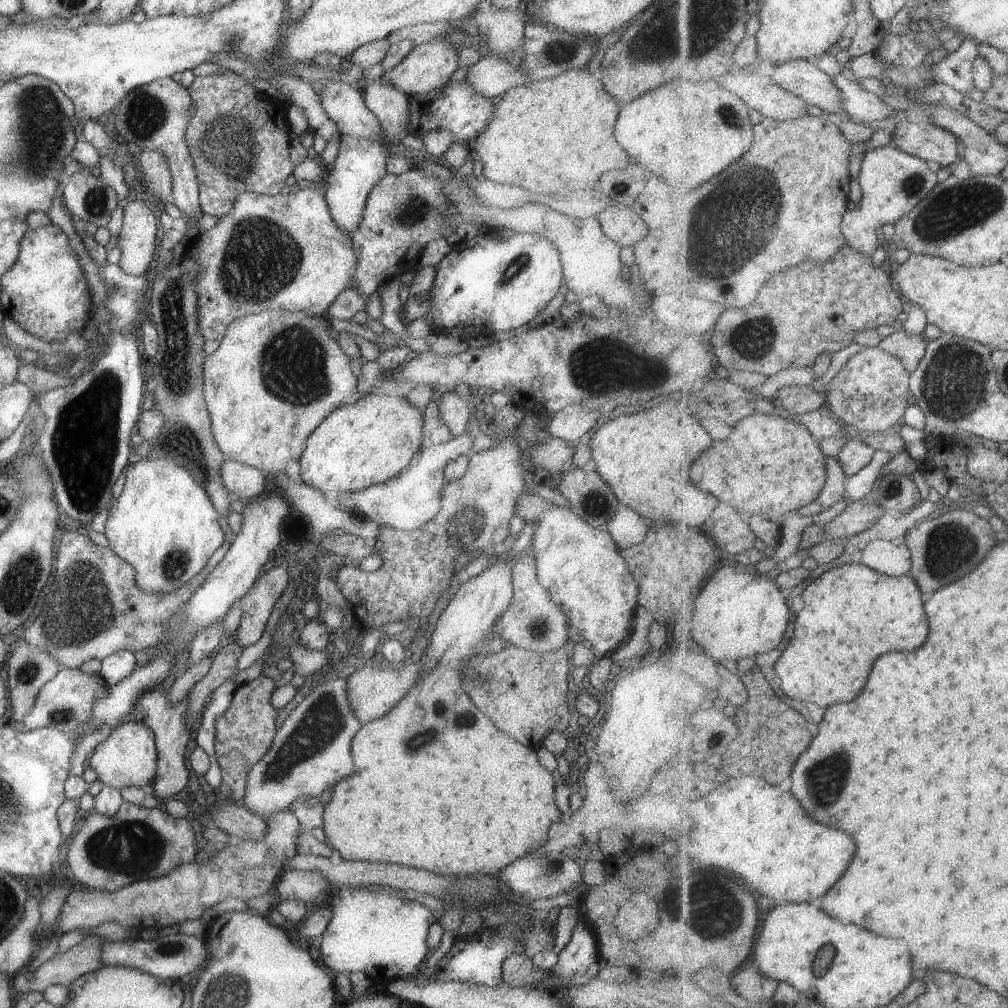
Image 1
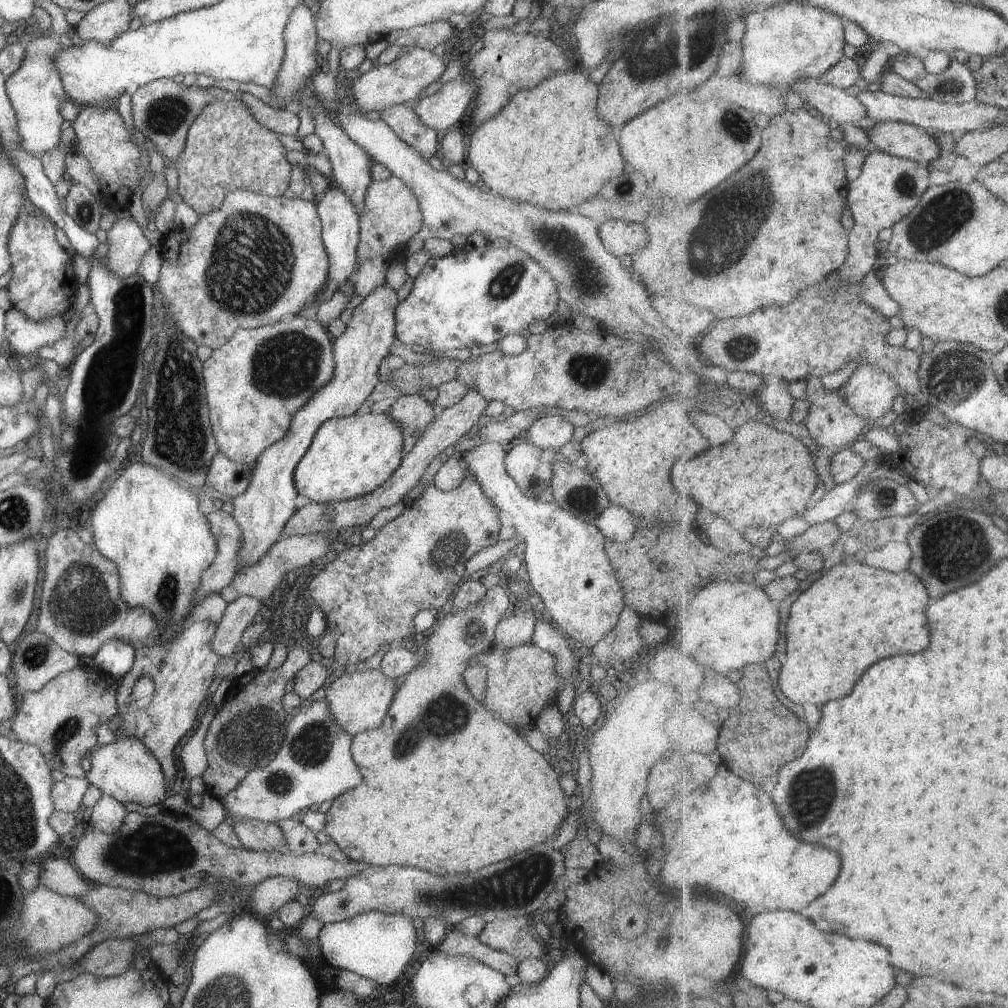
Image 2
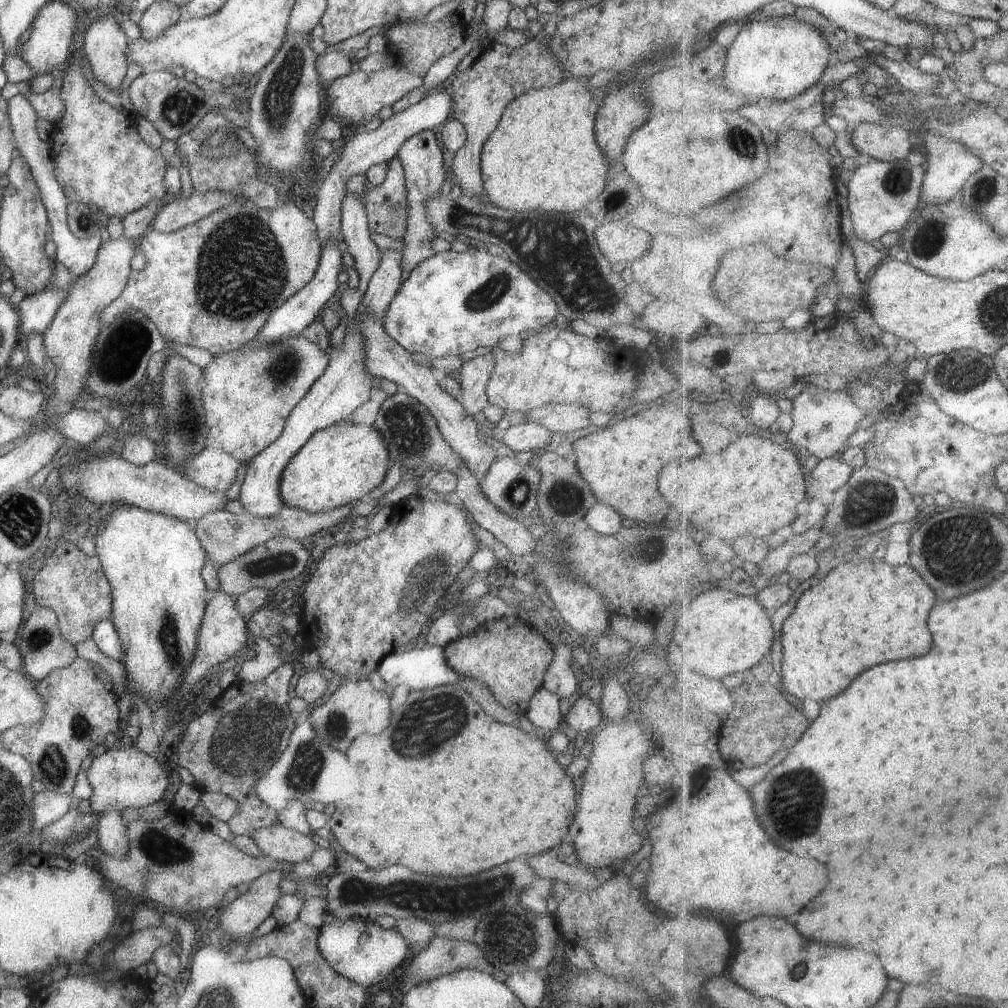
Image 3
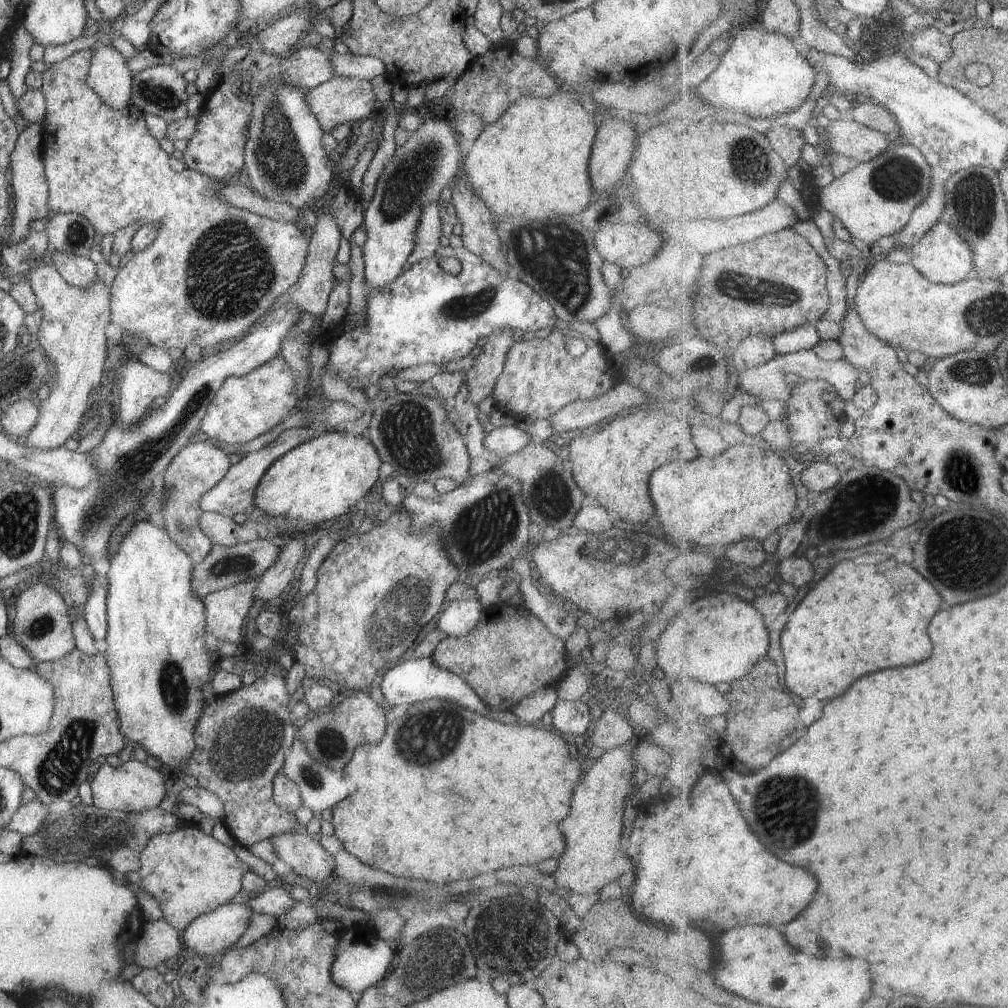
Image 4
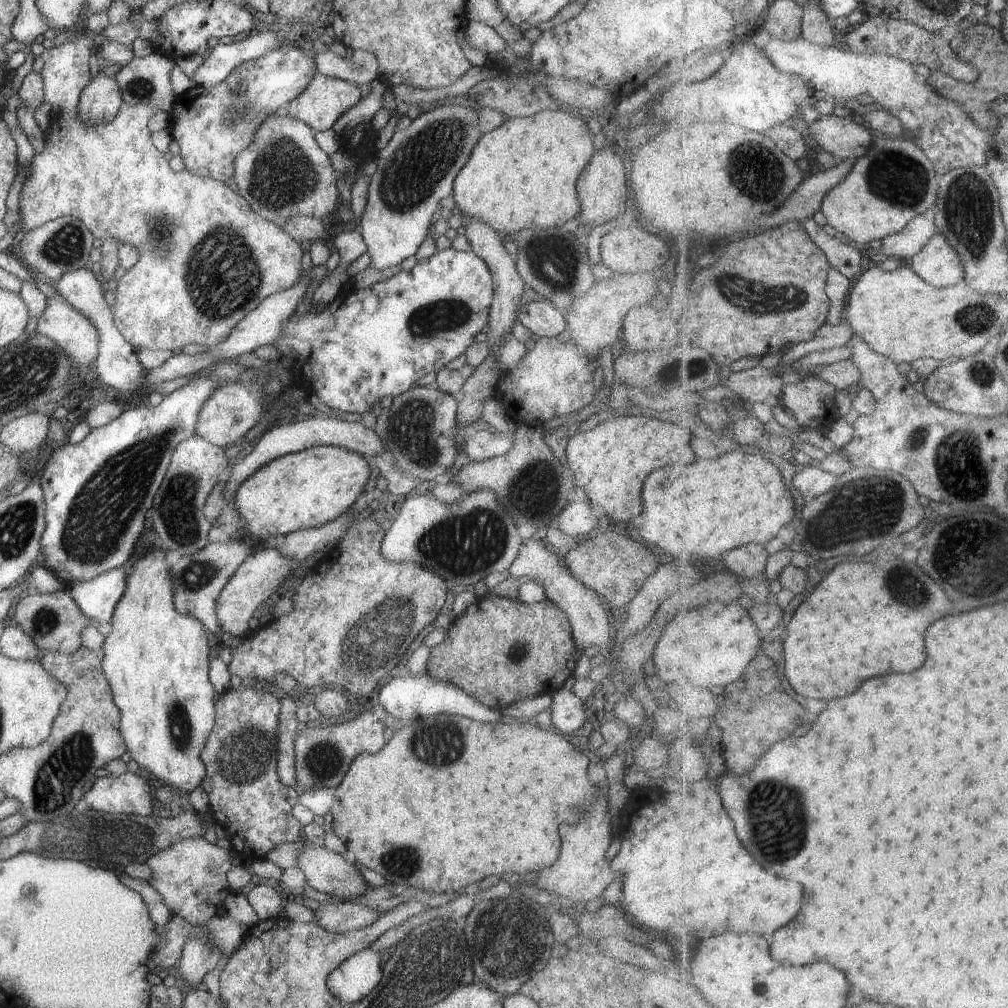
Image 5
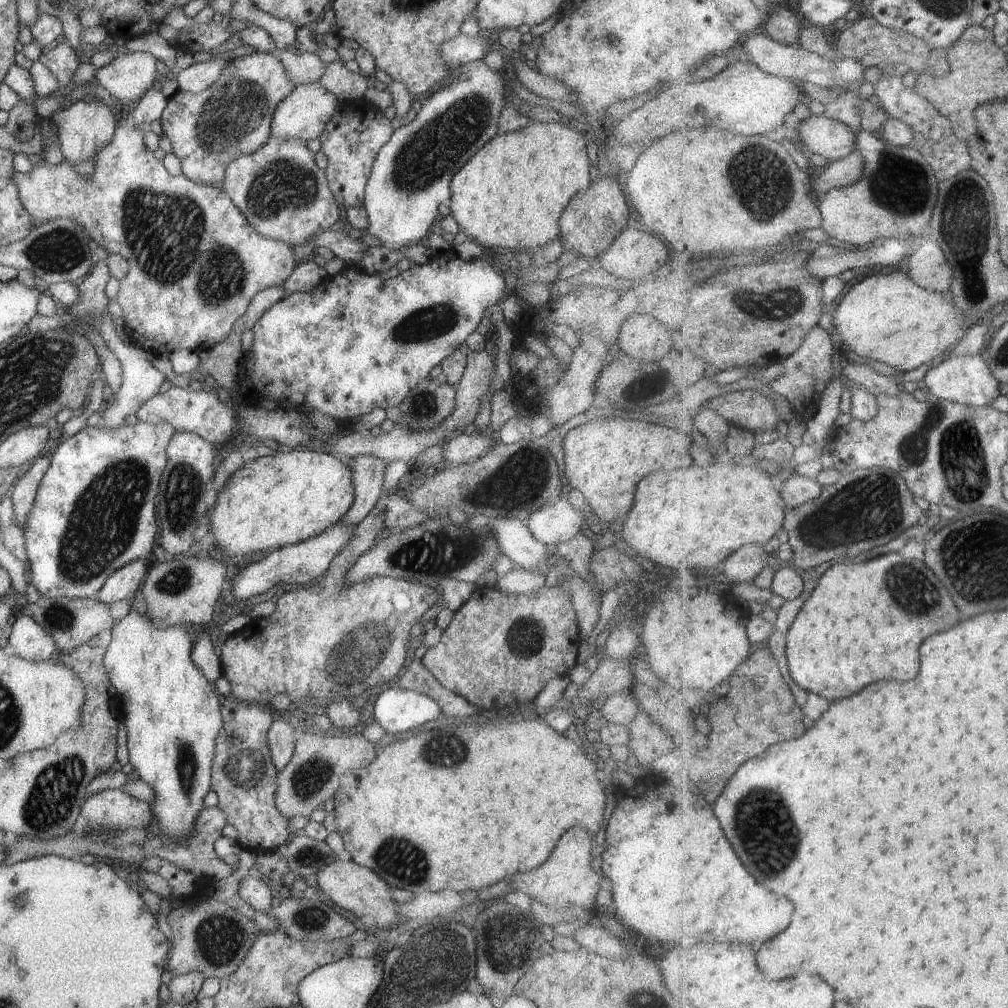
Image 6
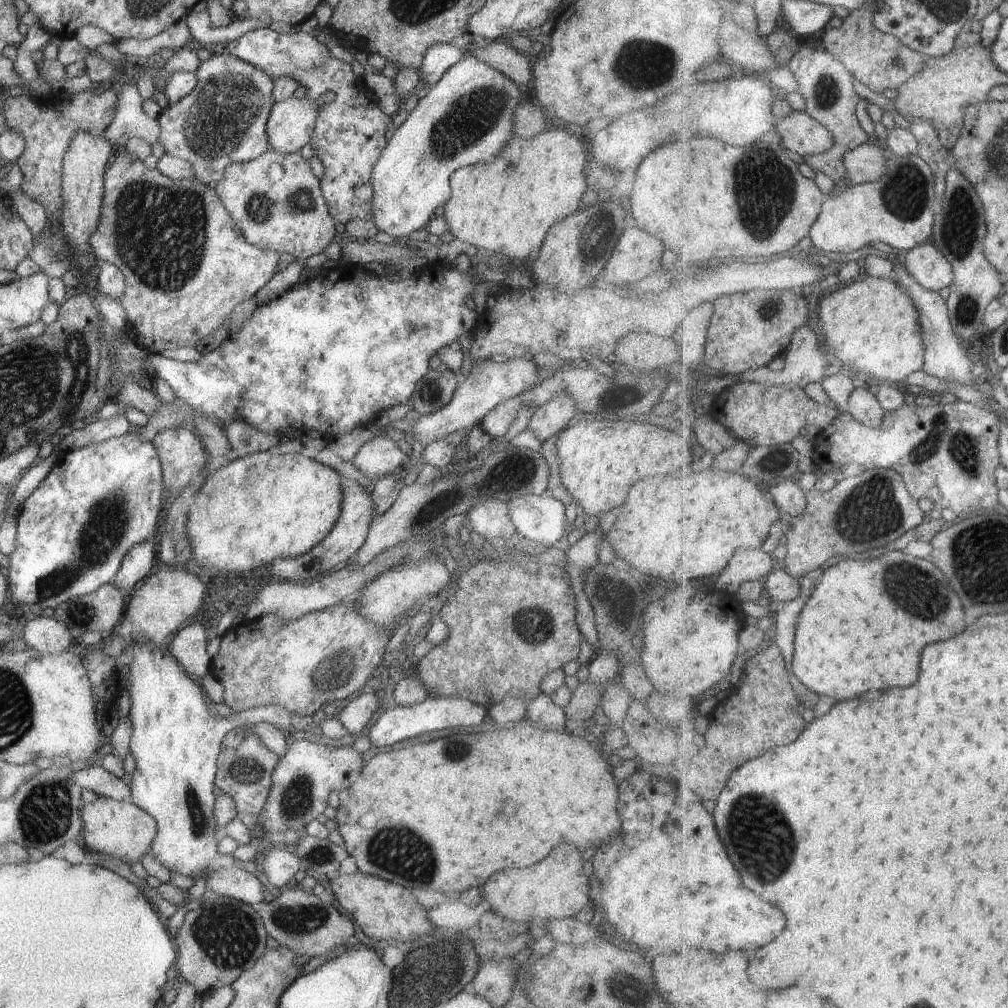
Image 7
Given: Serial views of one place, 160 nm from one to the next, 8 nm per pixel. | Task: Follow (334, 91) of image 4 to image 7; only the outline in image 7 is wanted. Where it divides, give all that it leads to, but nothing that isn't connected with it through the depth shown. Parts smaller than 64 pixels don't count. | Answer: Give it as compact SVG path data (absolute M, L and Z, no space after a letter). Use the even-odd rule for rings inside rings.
M305 96L294 97L274 102L266 118L268 146L279 154L299 151L314 129L319 104Z

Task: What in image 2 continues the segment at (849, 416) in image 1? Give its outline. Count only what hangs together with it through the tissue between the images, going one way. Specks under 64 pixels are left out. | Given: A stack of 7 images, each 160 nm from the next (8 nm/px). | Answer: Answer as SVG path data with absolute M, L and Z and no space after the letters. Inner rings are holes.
M860 364L849 382L843 386L841 394L859 416L866 418L869 427L871 427L876 424L877 418L881 418L887 410L893 408L893 400L895 400L895 396L900 394L900 390L897 381L881 367L877 365L863 367Z

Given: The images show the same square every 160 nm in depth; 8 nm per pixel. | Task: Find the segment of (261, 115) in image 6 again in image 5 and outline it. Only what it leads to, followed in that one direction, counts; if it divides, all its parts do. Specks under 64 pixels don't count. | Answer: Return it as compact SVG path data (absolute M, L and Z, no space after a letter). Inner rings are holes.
M286 42L273 52L267 52L265 56L235 66L224 80L214 86L194 86L175 97L168 114L168 130L171 139L179 145L178 156L183 161L186 172L191 172L193 176L203 176L203 178L223 183L233 176L234 160L241 153L241 150L249 146L257 126L269 114L278 110L281 104L290 102L303 92L316 73L312 54L309 54L306 48L299 47Z

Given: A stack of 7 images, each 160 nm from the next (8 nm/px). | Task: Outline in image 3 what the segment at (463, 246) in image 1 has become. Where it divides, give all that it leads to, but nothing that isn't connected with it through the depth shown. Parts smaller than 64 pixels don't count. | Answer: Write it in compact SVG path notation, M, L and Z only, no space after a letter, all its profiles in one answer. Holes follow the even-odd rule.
M467 247L467 250L461 252L455 252L449 249L443 252L433 253L433 256L423 259L415 268L412 268L408 278L400 284L397 292L395 292L393 298L386 306L381 324L386 335L392 338L397 344L400 344L401 348L404 348L407 352L413 352L413 354L421 354L421 356L425 356L425 358L431 360L437 357L459 356L463 352L475 350L478 346L489 346L489 348L493 348L503 337L518 335L519 332L526 332L526 330L539 331L545 329L545 325L553 321L556 314L558 314L558 310L553 298L544 290L541 290L541 288L537 288L537 284L522 270L519 270L515 264L511 264L509 260L503 260L501 256L491 255L485 250L480 251Z

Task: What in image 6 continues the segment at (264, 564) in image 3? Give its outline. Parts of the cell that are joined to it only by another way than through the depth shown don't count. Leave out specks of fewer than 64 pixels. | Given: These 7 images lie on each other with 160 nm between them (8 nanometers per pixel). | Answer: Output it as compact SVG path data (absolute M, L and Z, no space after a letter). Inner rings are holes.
M189 553L182 554L181 558L169 558L169 562L153 566L149 574L145 574L141 596L145 601L146 617L157 627L180 625L195 628L209 622L225 574L225 558L217 556L217 559L213 560L209 557L209 553L197 554L197 558Z

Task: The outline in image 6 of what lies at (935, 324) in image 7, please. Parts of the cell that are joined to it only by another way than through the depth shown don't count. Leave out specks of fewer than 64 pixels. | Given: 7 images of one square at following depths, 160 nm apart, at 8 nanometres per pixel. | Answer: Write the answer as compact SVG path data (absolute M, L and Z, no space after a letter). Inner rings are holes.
M960 355L943 357L943 360L932 366L923 377L921 386L928 392L929 396L935 396L941 400L953 401L970 407L987 407L1000 395L999 381L989 368L985 356Z

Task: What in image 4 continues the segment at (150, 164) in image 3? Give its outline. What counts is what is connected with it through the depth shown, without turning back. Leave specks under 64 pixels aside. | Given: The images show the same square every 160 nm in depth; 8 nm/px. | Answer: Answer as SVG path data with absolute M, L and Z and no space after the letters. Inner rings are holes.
M91 48L87 50L75 50L65 60L49 64L47 70L42 73L42 84L40 87L45 96L46 110L42 119L42 162L43 171L48 181L49 196L46 198L46 208L49 215L58 213L74 213L83 216L93 228L94 233L105 235L114 234L123 226L131 223L156 224L157 235L151 244L143 251L134 254L129 264L117 269L117 275L112 282L111 299L109 300L110 322L121 328L121 331L129 335L144 339L149 345L169 350L177 348L183 351L190 345L197 346L201 350L214 346L219 342L230 339L239 340L245 336L244 332L251 327L251 324L261 317L270 305L278 298L285 289L293 285L298 279L299 273L304 265L307 240L302 234L302 223L289 223L279 220L270 220L260 215L236 208L227 202L217 198L217 190L223 182L218 179L198 174L190 169L182 172L174 172L169 168L167 159L170 157L158 146L158 142L151 137L147 131L143 114L130 103L120 110L113 110L101 102L101 96L97 96L86 84L87 68L91 59Z

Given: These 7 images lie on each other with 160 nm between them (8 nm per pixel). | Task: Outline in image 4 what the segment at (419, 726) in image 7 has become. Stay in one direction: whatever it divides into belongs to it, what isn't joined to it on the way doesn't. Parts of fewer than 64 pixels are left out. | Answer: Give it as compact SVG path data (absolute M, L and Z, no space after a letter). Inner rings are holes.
M415 656L414 659L393 662L387 665L385 672L380 673L380 687L384 700L393 707L397 704L415 704L429 699L453 701L464 709L485 716L487 706L477 696L476 692L456 674L438 667L431 657Z

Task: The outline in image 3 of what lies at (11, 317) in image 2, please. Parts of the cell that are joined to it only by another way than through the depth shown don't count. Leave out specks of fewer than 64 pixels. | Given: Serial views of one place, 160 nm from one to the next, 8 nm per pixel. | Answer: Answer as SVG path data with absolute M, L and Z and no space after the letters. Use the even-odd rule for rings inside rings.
M41 289L22 298L15 306L20 320L21 342L31 333L42 334L64 298L62 291L52 289Z

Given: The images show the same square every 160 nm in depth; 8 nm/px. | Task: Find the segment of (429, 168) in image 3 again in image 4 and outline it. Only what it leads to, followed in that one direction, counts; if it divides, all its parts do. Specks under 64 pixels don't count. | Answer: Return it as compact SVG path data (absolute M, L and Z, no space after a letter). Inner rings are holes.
M436 202L426 204L418 219L418 226L414 235L414 248L406 261L410 264L425 260L433 260L438 250L441 224L439 220L438 205Z

